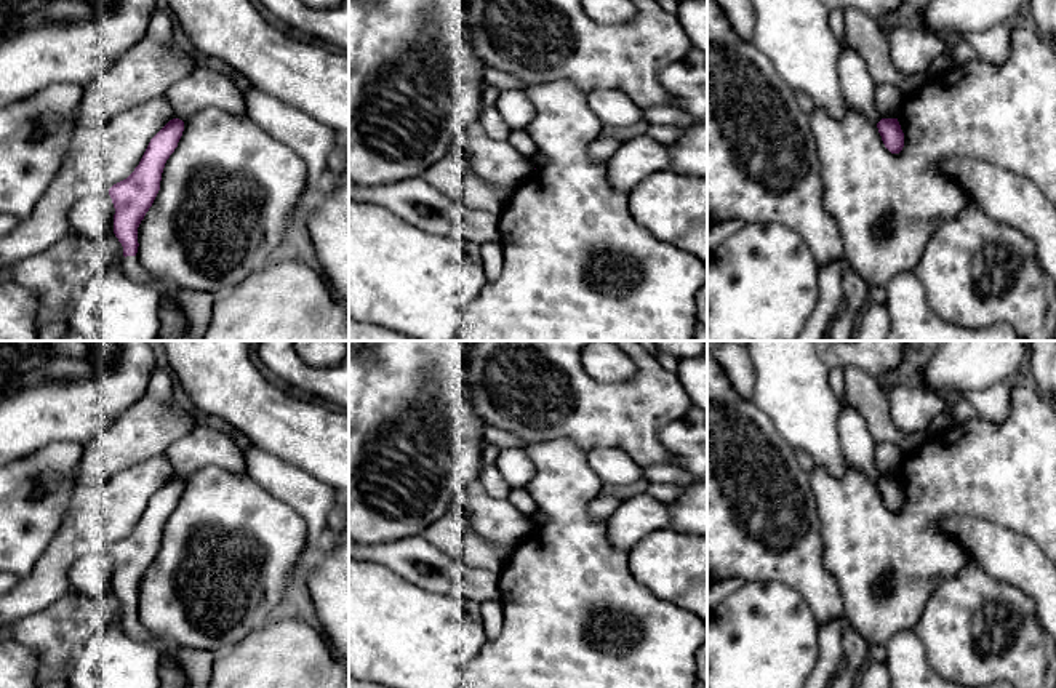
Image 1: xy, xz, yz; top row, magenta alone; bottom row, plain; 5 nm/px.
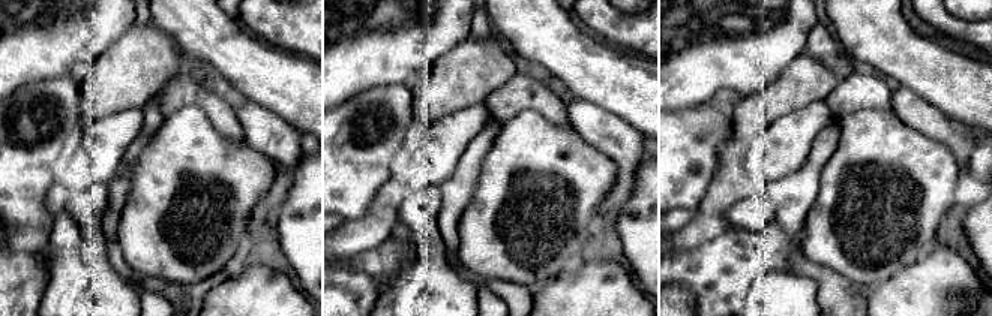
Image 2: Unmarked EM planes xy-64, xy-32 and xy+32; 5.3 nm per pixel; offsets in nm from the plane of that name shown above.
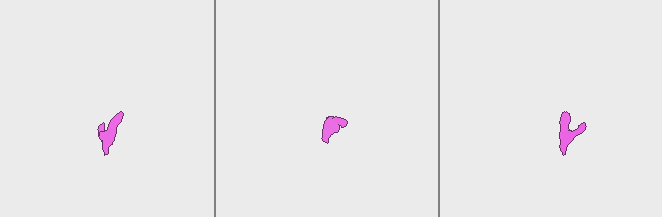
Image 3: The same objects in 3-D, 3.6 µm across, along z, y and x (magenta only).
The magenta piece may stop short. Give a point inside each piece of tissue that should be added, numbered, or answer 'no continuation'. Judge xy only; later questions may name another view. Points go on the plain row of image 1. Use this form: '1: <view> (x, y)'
1: xy (130, 623)

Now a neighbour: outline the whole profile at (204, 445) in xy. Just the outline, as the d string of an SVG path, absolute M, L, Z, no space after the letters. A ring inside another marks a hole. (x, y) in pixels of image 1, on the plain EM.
M197 421L194 429L165 451L174 477L186 478L195 470L214 464L232 474L246 475L243 446L230 429Z

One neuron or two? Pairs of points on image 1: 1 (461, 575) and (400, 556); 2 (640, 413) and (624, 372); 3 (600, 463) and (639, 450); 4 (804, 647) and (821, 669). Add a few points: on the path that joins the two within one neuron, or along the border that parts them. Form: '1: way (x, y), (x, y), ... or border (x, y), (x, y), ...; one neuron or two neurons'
1: way (447, 573), (432, 562), (415, 557); one neuron
2: border (636, 365), (629, 380), (591, 378); two neurons
3: border (591, 448), (618, 447), (644, 468); two neurons
4: border (820, 626), (818, 660), (810, 671); two neurons

